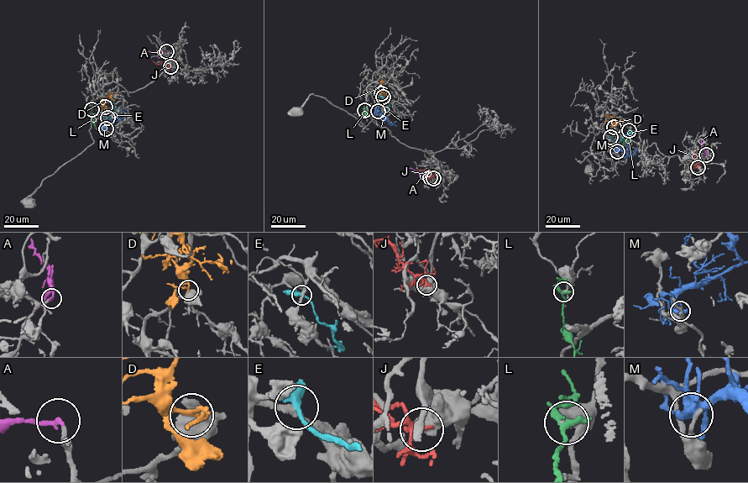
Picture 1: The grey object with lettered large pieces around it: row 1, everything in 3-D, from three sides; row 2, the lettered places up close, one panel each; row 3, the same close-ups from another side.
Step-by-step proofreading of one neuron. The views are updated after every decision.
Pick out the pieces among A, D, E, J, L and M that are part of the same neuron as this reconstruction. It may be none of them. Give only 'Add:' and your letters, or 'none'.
Add: A

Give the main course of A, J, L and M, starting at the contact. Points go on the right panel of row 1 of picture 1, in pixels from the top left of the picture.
A: (706, 154), (702, 139)
J: (697, 167), (694, 156), (696, 151)
L: (629, 130), (630, 137), (624, 143), (621, 139)
M: (617, 151), (621, 149), (630, 155), (636, 148)

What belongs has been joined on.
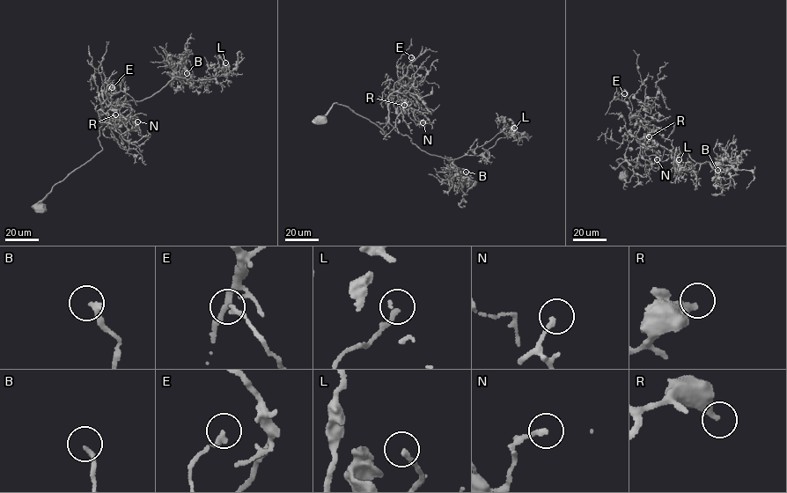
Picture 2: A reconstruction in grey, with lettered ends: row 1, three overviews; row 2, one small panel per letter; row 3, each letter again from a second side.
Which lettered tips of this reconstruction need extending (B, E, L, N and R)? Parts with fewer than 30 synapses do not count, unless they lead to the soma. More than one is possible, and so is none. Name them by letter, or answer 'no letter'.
R

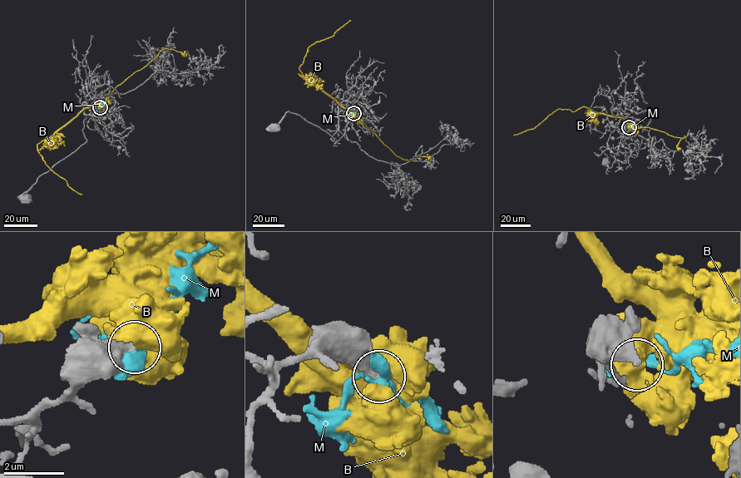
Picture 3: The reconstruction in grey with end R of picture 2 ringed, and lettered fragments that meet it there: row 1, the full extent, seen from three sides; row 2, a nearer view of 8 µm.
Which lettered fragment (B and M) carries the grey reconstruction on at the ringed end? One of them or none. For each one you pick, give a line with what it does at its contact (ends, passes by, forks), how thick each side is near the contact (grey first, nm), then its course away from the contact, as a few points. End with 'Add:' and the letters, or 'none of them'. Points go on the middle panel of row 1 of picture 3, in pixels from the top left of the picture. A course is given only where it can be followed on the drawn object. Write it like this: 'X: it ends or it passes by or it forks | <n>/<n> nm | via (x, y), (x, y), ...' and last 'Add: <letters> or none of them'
Add: none of them

